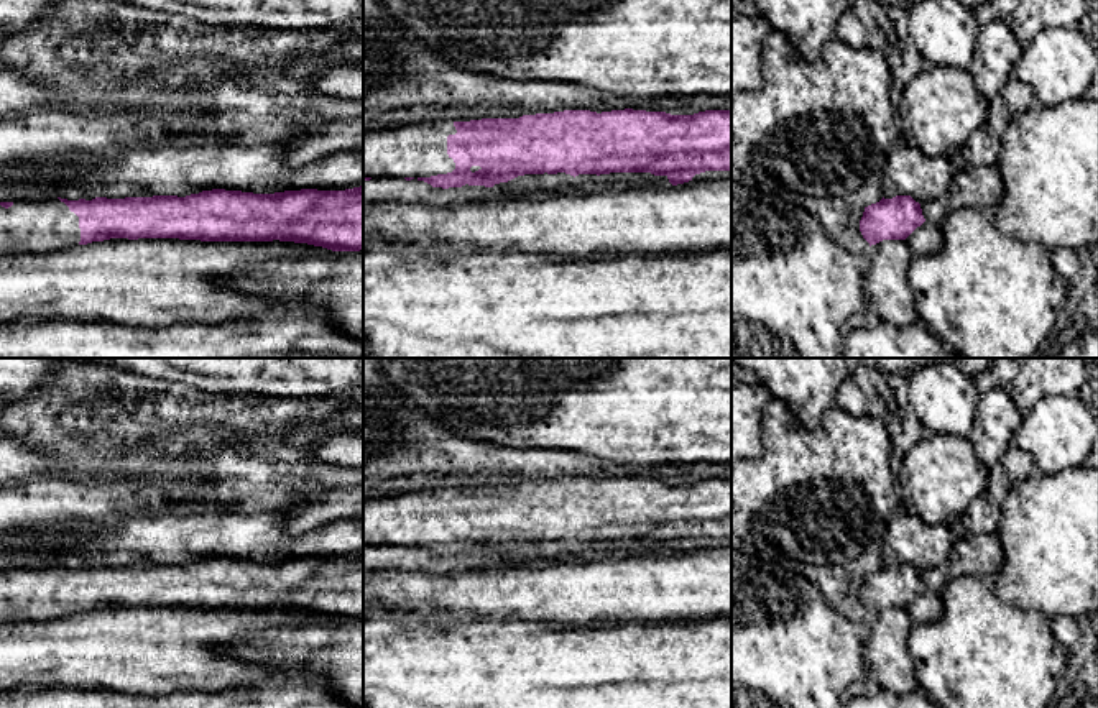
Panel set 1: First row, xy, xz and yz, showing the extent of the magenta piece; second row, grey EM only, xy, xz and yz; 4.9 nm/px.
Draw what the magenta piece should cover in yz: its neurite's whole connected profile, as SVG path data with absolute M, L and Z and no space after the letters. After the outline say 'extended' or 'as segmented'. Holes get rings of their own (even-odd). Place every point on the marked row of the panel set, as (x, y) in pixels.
M911 195L883 197L865 207L860 232L870 246L883 240L906 240L912 256L934 255L942 246L940 225L927 222Z | extended

